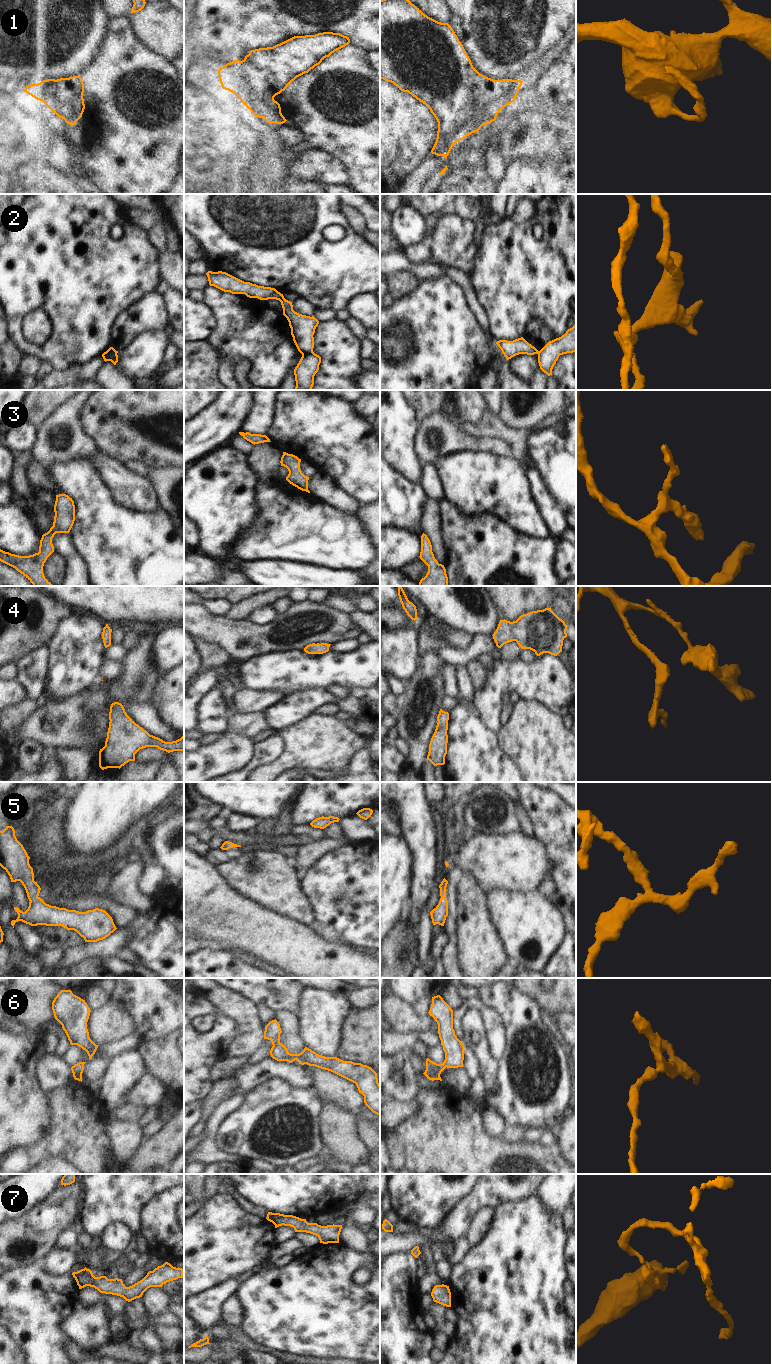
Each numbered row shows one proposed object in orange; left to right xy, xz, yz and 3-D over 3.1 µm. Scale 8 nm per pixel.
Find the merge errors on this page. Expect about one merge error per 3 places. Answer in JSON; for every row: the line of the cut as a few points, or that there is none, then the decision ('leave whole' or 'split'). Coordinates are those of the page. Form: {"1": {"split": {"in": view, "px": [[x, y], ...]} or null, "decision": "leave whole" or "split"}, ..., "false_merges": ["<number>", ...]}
{"1": {"split": {"in": "yz", "px": [[501, 107], [489, 104], [488, 112], [482, 124]]}, "decision": "split"}, "2": {"split": {"in": "xz", "px": [[312, 351], [302, 355]]}, "decision": "split"}, "3": {"split": null, "decision": "leave whole"}, "4": {"split": null, "decision": "leave whole"}, "5": {"split": null, "decision": "leave whole"}, "6": {"split": null, "decision": "leave whole"}, "7": {"split": null, "decision": "leave whole"}, "false_merges": ["1", "2"]}

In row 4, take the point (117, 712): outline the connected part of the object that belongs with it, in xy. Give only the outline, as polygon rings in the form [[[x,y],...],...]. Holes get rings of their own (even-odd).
[[[119,702],[111,704],[109,720],[105,746],[99,751],[99,767],[102,770],[120,769],[129,761],[135,761],[135,754],[146,747],[157,747],[168,753],[184,751],[184,735],[172,742],[150,735],[127,715]]]

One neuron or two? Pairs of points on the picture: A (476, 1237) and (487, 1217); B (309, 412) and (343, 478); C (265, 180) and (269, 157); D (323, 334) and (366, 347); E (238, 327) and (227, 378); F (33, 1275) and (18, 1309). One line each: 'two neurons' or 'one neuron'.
A: one neuron
B: one neuron
C: one neuron
D: two neurons
E: two neurons
F: one neuron

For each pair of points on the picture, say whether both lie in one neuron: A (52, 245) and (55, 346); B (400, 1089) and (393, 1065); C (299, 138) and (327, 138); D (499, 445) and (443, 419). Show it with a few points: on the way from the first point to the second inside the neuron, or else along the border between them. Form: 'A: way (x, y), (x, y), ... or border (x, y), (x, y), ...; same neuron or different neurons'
A: way (60, 270), (60, 321); same neuron
B: way (400, 1083), (393, 1071); same neuron
C: border (289, 122), (297, 126), (305, 134), (307, 140); different neurons
D: way (485, 445), (466, 442), (457, 433); same neuron

